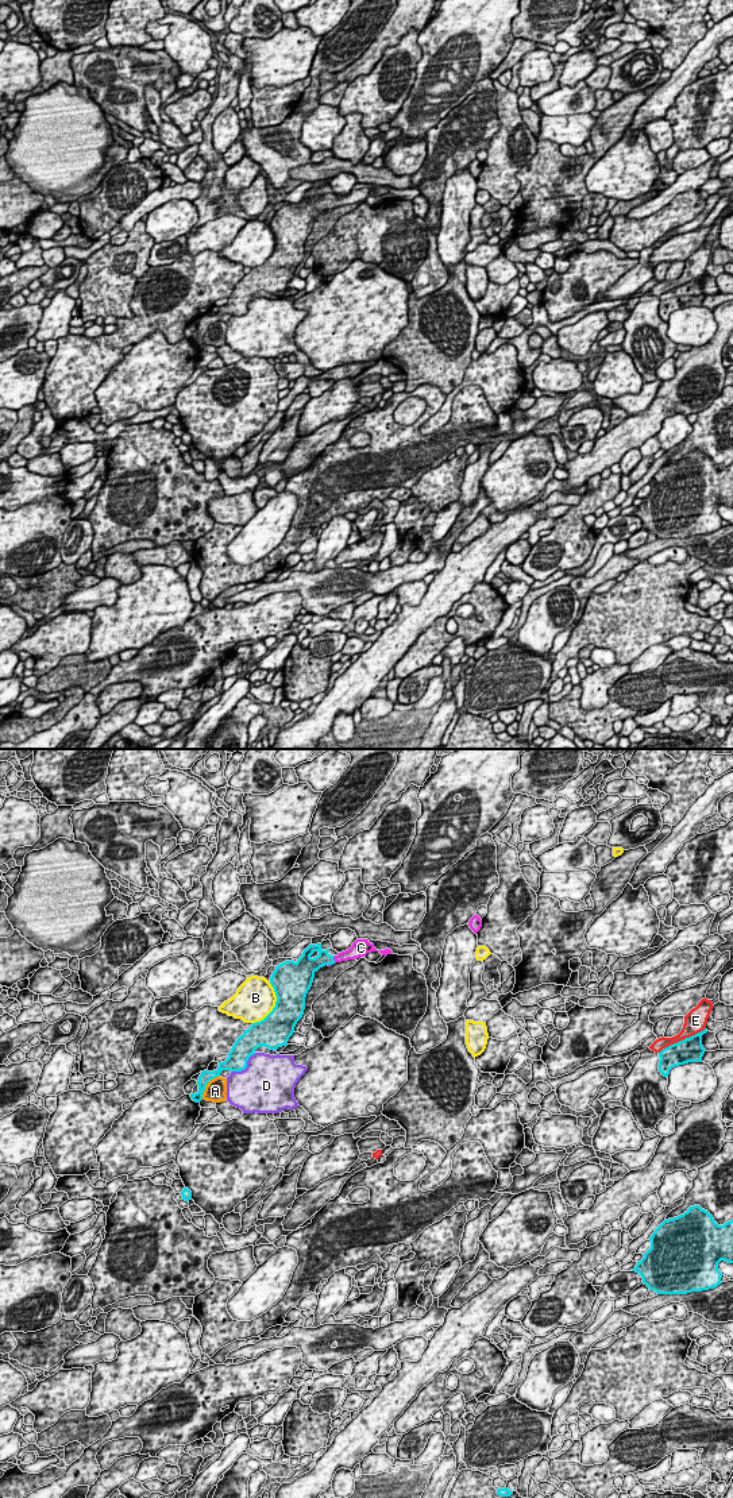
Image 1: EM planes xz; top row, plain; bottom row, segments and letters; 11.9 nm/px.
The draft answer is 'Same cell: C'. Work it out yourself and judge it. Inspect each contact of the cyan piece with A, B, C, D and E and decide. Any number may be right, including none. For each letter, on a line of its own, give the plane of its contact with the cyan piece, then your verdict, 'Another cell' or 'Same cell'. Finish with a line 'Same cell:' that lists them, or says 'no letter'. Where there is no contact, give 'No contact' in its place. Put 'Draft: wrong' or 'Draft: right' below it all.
A: Touches cyan in xz. Another cell
B: Touches cyan in xz. Another cell
C: Touches cyan in xz. Same cell
D: Touches cyan in xz. Another cell
E: Touches cyan in xz. Another cell
Same cell: C
Draft: right

